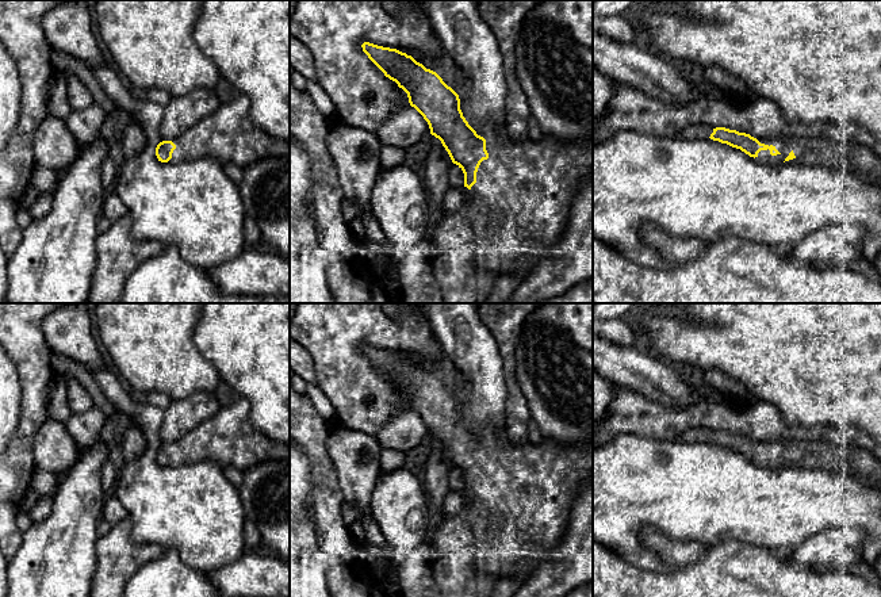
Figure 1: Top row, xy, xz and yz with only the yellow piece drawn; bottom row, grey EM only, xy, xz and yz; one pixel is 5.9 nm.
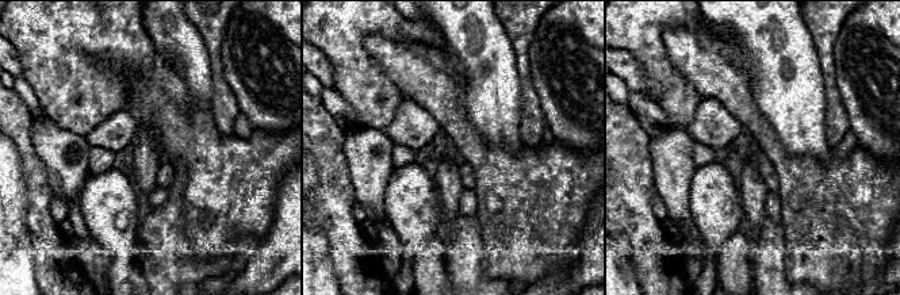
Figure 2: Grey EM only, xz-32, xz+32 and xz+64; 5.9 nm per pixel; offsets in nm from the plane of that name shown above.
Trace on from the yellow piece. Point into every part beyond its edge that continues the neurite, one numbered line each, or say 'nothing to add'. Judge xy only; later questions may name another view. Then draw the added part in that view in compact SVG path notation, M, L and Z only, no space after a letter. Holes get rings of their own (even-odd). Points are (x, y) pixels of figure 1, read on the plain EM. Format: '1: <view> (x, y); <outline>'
1: xy (229, 439); M240 397L211 418L181 436L172 445L176 452L171 466L210 460L246 471L267 460L290 460L290 445L258 432L249 418L250 403Z

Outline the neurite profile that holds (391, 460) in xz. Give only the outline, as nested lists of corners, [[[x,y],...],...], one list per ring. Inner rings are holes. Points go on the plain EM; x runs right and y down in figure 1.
[[[383,448],[380,452],[380,470],[382,474],[394,472],[403,468],[405,455],[399,451]]]

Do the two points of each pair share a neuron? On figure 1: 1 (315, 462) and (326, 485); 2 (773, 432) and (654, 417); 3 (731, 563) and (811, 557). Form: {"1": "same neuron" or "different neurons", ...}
{"1": "same neuron", "2": "same neuron", "3": "different neurons"}

